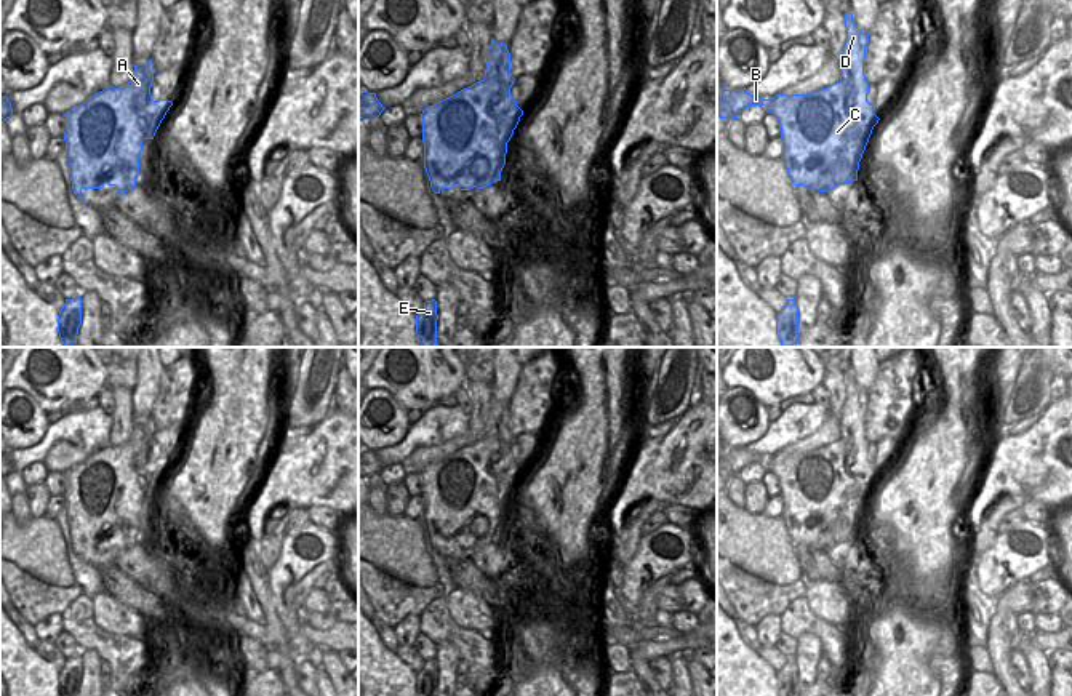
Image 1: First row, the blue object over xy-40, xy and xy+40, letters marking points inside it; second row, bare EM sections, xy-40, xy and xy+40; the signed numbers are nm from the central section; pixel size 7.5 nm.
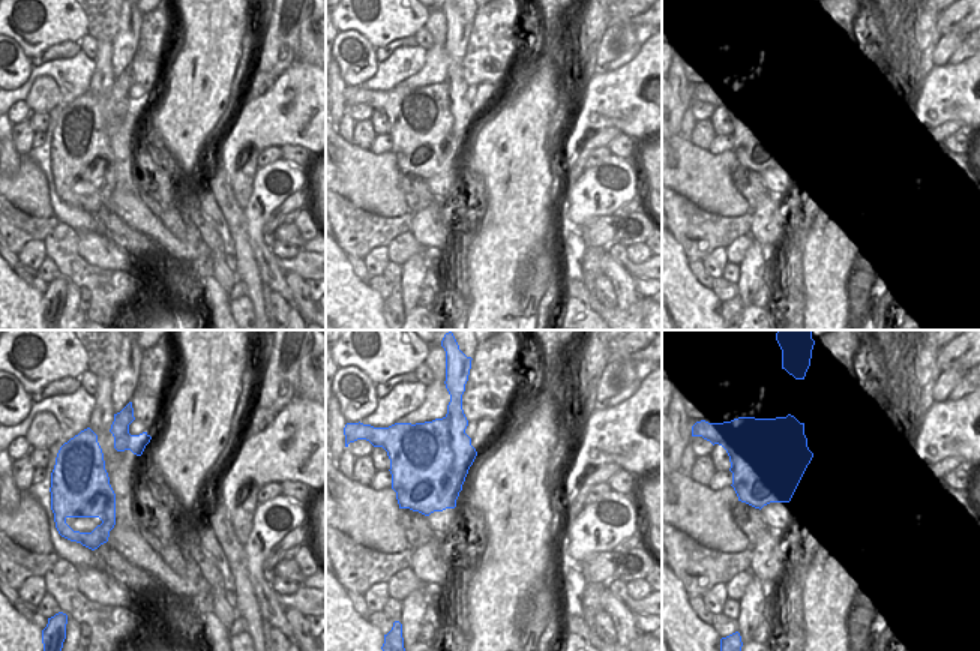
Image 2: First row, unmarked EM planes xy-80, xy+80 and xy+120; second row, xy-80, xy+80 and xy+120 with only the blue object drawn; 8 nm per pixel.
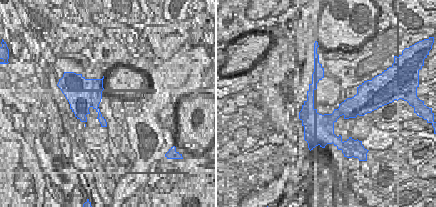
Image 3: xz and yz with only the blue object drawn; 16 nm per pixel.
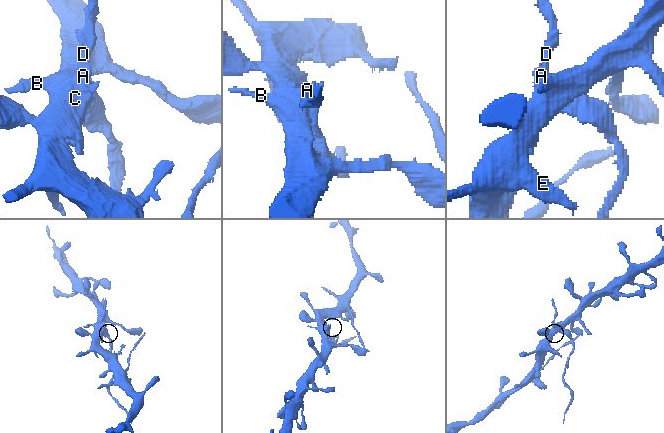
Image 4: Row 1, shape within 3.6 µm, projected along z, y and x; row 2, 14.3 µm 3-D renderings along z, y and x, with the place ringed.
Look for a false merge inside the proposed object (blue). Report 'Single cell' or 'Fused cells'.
Fused cells.

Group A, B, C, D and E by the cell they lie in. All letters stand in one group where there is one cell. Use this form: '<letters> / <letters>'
A D / B C E

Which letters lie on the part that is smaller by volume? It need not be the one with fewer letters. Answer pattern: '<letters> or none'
A, D

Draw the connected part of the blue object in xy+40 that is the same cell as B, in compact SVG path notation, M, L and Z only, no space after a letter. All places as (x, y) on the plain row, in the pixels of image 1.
M840 440L808 453L776 453L763 458L744 448L722 446L720 477L738 477L749 464L765 464L781 483L782 518L792 542L829 550L858 539L867 496L846 469Z

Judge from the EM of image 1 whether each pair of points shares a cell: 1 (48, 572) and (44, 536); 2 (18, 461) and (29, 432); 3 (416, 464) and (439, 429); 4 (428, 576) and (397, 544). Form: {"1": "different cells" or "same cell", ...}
{"1": "same cell", "2": "different cells", "3": "different cells", "4": "same cell"}

